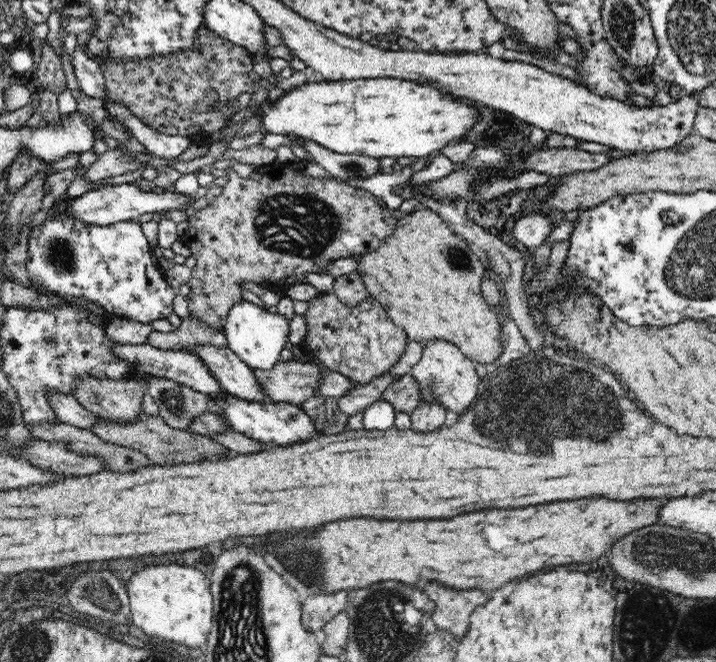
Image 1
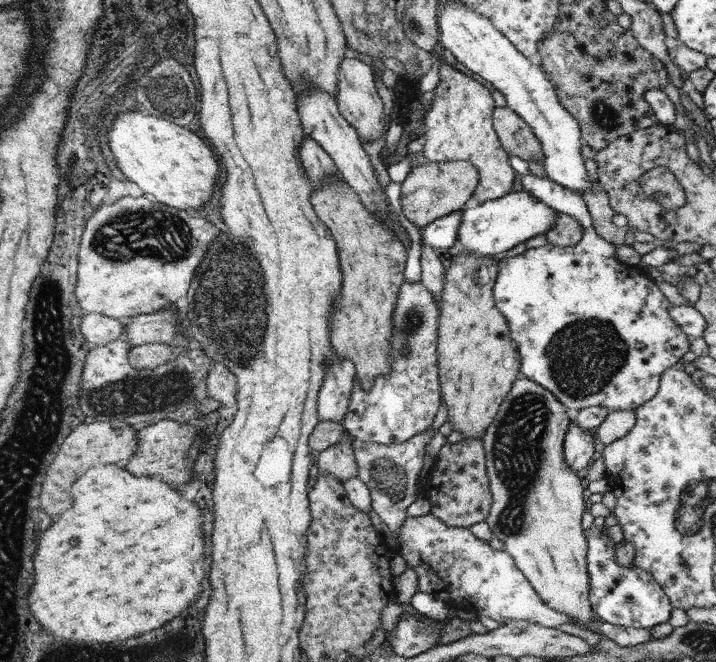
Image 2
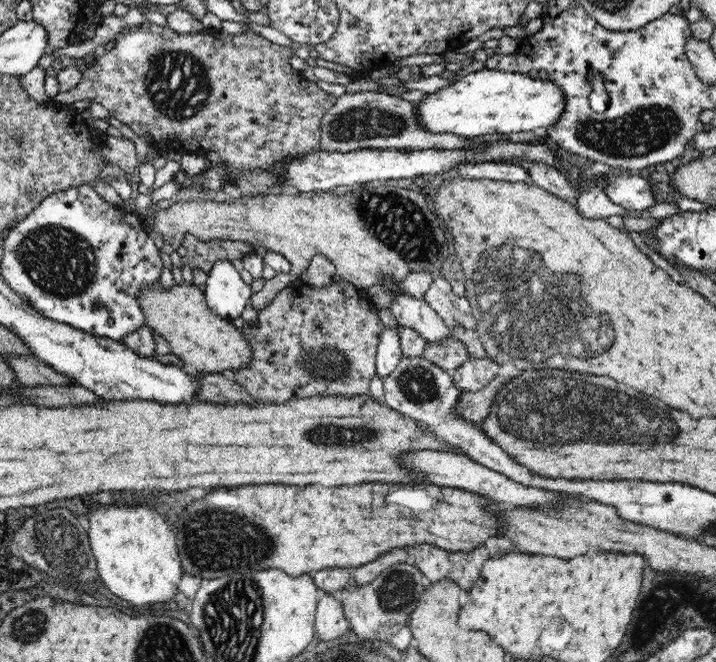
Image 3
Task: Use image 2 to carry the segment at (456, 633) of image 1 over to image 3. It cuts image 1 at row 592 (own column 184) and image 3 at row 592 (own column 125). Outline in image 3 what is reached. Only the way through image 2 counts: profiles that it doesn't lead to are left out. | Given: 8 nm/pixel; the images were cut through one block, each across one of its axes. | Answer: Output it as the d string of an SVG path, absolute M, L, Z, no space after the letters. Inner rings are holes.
M418 546L416 568L426 576L429 584L450 581L460 587L460 591L469 594L475 588L474 582L480 578L482 566L488 560L488 551L483 546L470 554L448 554L434 546Z

